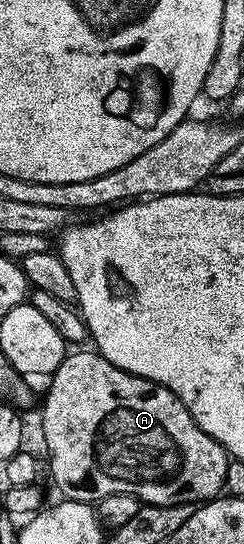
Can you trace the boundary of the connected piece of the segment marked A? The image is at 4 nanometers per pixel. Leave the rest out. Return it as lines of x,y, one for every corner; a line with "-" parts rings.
71,351
49,377
46,401
40,404
47,439
50,476
67,500
97,502
112,494
135,496
142,504
201,505
225,489
228,453
188,414
184,402
162,384
120,370
97,351

